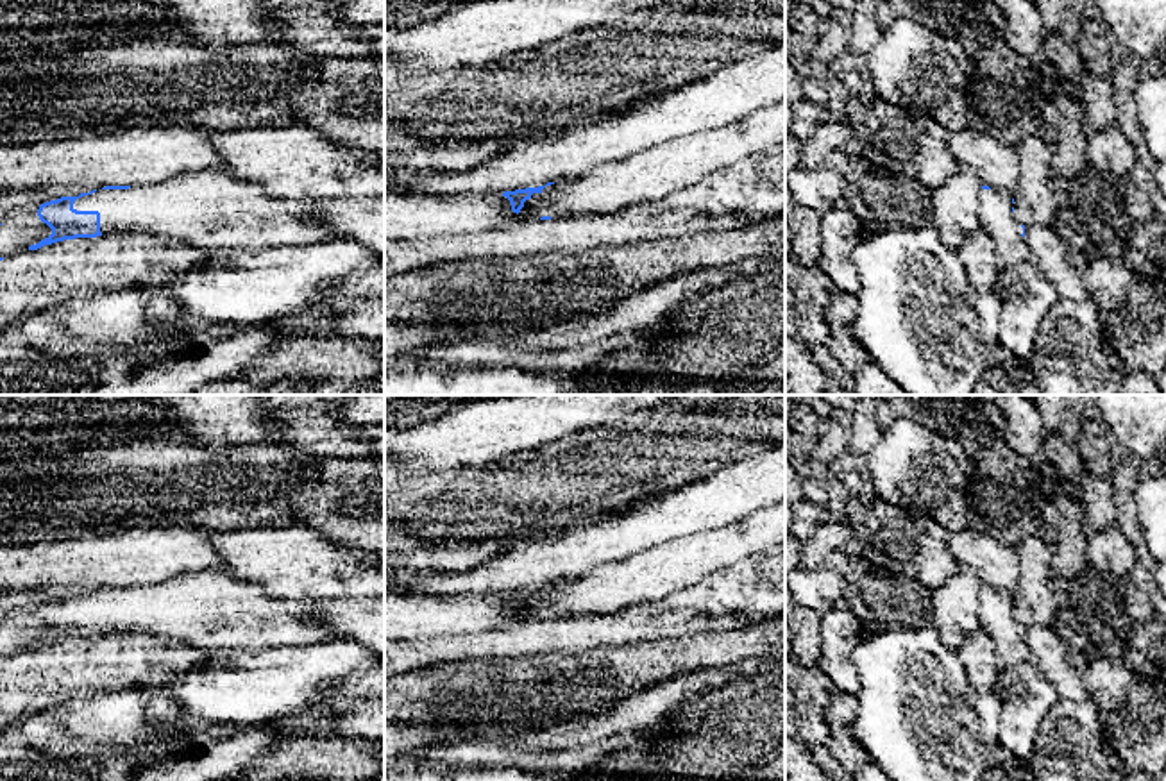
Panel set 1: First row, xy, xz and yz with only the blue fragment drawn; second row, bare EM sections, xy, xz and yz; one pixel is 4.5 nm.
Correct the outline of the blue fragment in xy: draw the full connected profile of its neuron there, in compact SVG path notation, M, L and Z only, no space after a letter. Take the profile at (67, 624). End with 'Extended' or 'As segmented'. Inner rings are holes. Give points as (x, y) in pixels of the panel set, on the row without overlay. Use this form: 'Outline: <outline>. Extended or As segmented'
Outline: M206 570L150 586L106 586L79 597L61 597L41 604L38 617L52 629L52 634L30 645L29 651L75 638L138 633L193 645L218 656L231 651L263 651L331 640L325 626L315 618L297 617L292 602L272 597L261 584Z. Extended

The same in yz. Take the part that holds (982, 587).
Outline: M982 586L978 600L978 620L994 647L994 665L1000 672L1032 661L1027 645L1025 626L1014 618L1014 599L1009 590Z. Extended

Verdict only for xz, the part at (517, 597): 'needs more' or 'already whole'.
needs more

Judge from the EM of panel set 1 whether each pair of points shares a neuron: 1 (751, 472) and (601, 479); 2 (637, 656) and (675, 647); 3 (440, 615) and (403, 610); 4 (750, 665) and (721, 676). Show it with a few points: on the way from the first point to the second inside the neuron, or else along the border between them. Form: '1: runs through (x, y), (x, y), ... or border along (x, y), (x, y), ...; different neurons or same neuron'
1: border along (746, 456), (673, 490); different neurons
2: runs through (646, 656), (666, 653); same neuron
3: runs through (431, 615), (412, 615); same neuron
4: runs through (743, 669), (728, 672); same neuron

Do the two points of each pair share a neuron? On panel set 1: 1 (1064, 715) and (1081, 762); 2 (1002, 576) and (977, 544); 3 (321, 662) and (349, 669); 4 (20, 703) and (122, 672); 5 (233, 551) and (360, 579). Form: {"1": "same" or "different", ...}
{"1": "same", "2": "same", "3": "same", "4": "same", "5": "same"}

